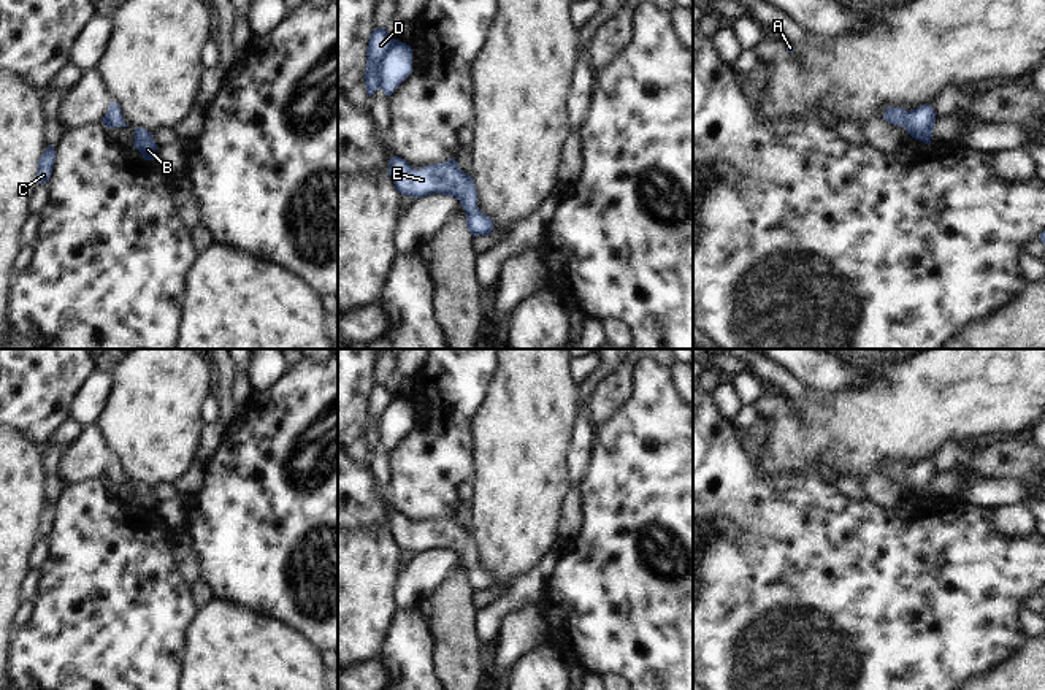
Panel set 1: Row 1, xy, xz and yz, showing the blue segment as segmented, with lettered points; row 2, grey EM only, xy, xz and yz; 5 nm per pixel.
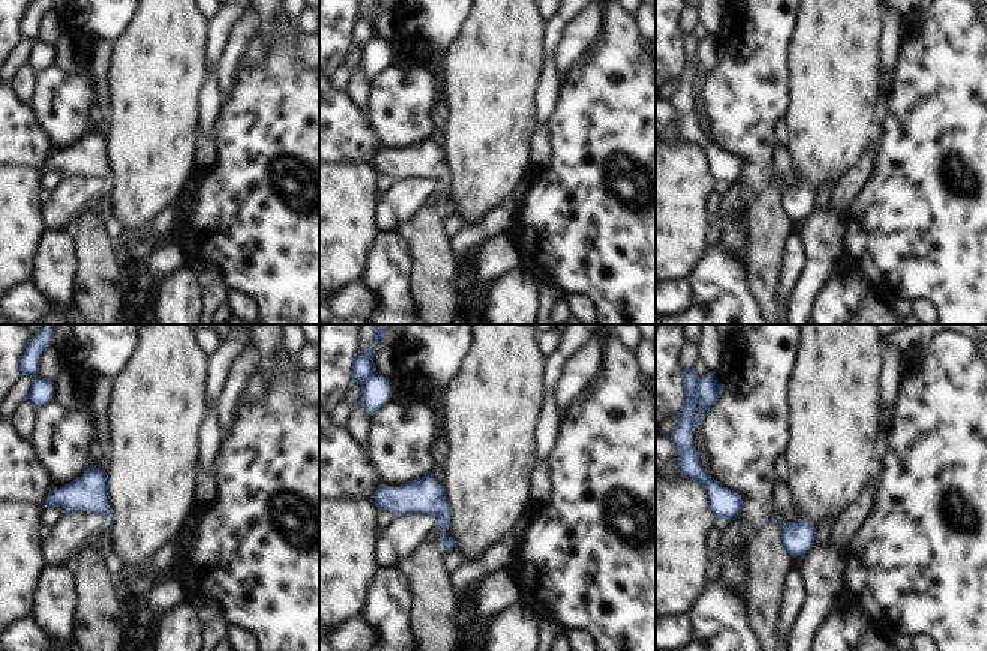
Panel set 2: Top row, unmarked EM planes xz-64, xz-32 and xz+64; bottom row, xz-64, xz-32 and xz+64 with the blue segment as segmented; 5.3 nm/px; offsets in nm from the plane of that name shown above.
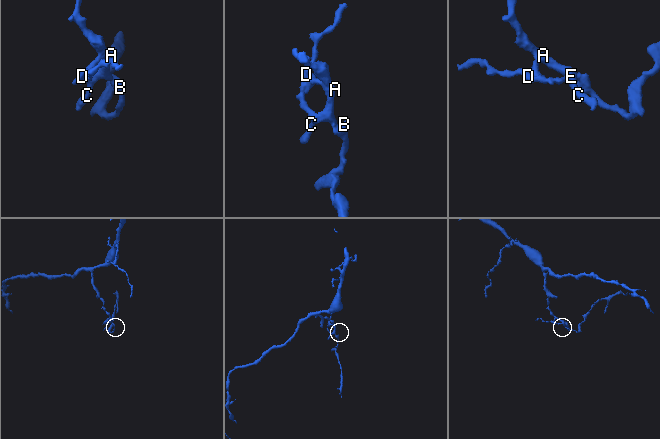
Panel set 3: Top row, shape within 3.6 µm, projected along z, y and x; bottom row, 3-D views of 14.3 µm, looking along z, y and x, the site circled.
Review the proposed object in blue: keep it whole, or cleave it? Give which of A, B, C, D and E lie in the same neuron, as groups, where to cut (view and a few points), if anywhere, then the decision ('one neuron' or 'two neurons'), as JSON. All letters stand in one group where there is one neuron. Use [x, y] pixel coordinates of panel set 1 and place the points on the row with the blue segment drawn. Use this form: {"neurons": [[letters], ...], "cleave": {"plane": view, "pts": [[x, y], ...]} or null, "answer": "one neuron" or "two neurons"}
{"neurons": [["A", "B", "C", "D", "E"]], "cleave": null, "answer": "one neuron"}

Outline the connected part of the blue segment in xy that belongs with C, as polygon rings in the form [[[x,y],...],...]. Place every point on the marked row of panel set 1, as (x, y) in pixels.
[[[48,146],[48,149],[41,154],[38,160],[38,173],[36,173],[38,184],[49,181],[54,168],[54,160],[56,160],[54,146]]]

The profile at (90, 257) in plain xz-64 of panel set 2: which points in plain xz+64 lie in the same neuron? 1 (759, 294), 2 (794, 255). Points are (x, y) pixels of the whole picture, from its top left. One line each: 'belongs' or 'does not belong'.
1: belongs
2: does not belong

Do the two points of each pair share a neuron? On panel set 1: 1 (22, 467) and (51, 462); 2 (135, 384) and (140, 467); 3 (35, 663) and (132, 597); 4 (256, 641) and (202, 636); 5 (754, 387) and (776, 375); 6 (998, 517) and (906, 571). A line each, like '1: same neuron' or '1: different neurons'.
1: different neurons
2: same neuron
3: same neuron
4: same neuron
5: different neurons
6: different neurons

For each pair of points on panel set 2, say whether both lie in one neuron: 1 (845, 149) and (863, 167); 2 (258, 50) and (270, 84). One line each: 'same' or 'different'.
1: different
2: different

